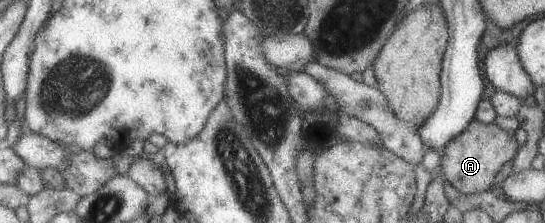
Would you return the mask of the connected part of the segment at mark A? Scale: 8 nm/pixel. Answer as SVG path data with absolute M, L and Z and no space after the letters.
M473 118L465 132L454 138L440 153L441 175L462 194L489 191L494 183L495 173L516 156L518 149L519 145L513 132L502 130L495 124L479 123Z

